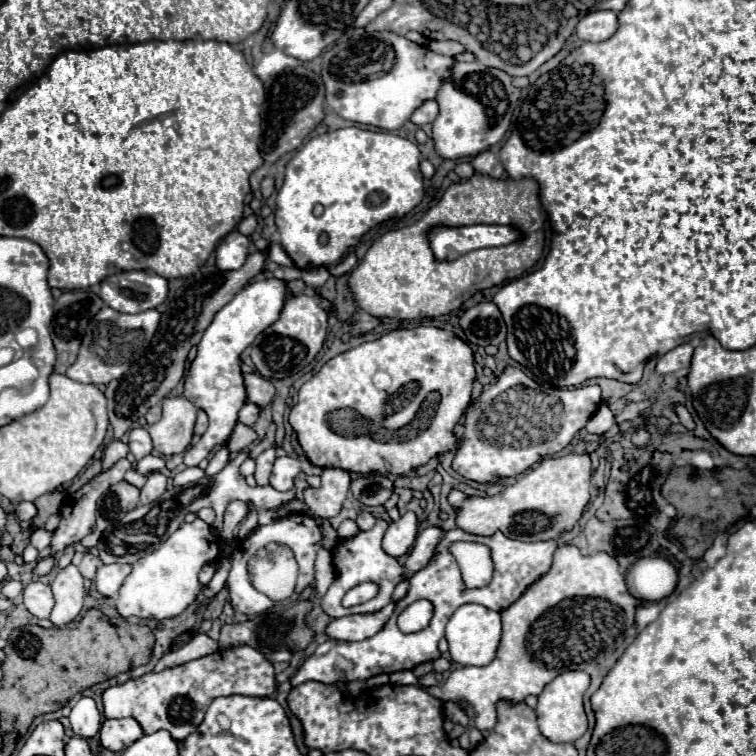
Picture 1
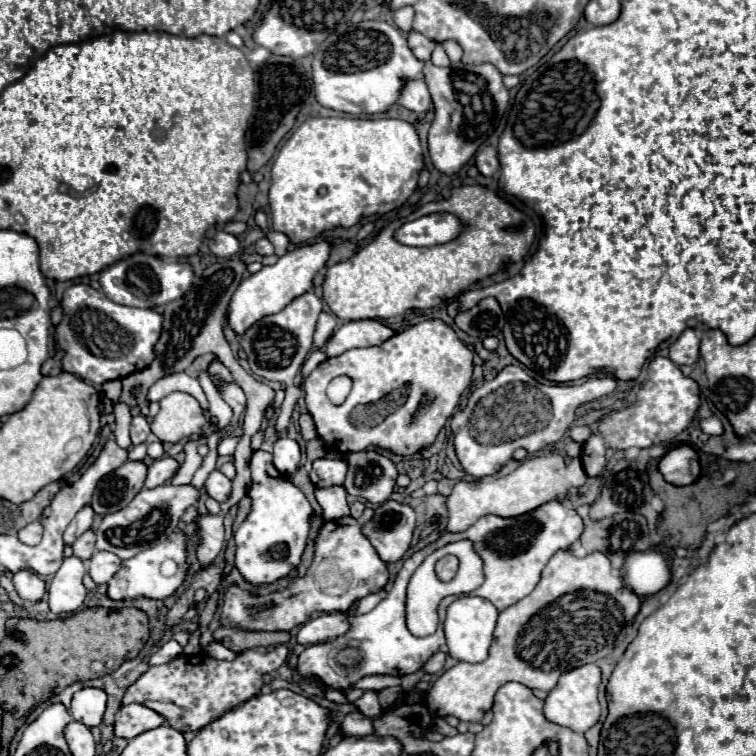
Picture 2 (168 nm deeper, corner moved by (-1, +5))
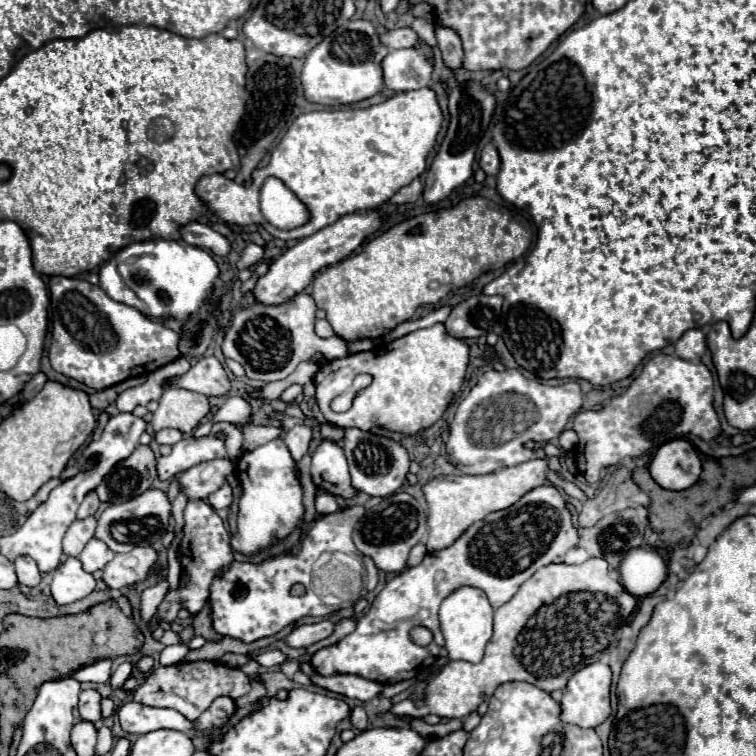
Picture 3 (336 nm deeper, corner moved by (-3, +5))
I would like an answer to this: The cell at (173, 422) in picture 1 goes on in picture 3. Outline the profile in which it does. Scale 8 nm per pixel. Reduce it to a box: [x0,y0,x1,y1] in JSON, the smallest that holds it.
[152,387,210,433]

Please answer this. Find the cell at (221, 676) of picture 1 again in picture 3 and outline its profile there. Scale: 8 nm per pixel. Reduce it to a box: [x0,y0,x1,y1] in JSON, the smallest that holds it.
[134,661,250,721]

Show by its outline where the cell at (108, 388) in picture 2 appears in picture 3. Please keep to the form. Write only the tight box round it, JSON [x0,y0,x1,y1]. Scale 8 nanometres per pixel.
[116,357,190,413]

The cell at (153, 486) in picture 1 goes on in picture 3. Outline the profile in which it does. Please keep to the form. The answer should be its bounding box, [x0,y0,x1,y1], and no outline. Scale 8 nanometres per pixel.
[158,435,226,481]

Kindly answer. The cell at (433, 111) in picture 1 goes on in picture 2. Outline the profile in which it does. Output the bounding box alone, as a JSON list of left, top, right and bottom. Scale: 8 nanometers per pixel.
[398,79,432,111]

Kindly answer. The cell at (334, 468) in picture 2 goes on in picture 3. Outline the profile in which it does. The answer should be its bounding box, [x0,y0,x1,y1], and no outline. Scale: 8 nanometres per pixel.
[312,441,356,499]

